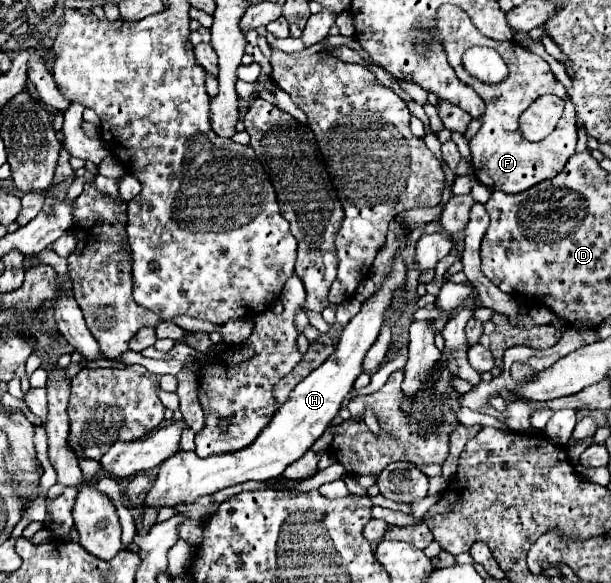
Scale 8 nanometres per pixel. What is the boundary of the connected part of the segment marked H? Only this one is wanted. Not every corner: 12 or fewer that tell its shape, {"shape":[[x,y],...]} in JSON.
{"shape":[[406,281],[382,289],[344,327],[248,449],[160,465],[144,507],[192,503],[280,477],[330,425]]}

